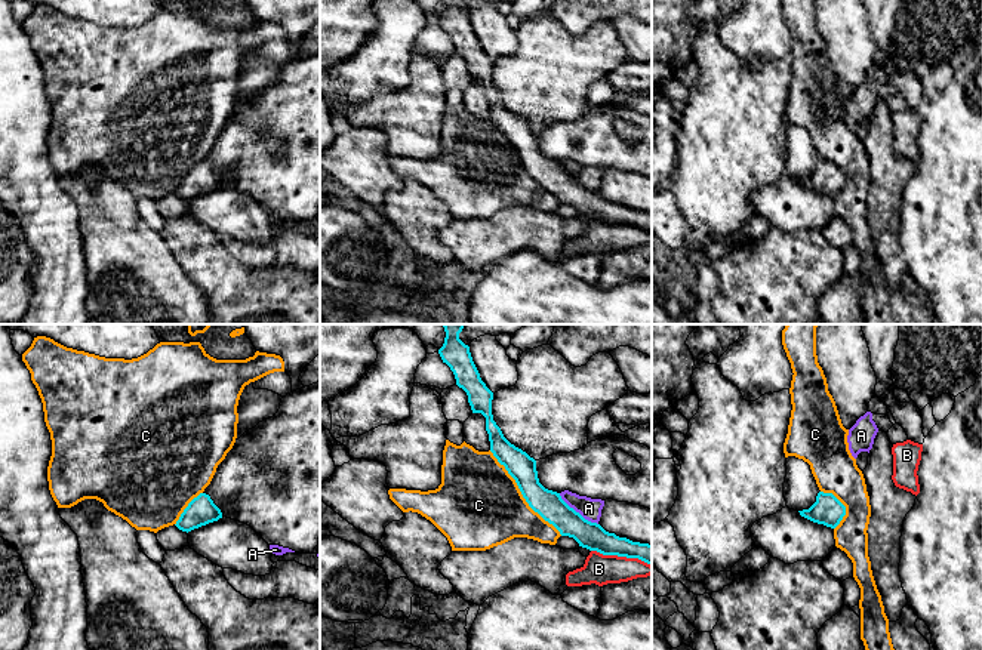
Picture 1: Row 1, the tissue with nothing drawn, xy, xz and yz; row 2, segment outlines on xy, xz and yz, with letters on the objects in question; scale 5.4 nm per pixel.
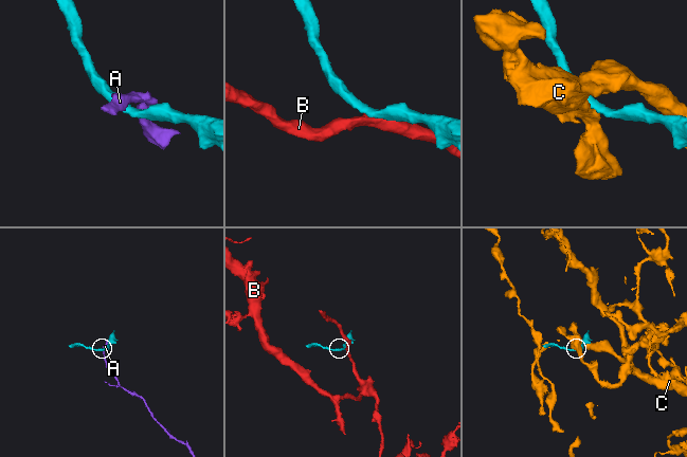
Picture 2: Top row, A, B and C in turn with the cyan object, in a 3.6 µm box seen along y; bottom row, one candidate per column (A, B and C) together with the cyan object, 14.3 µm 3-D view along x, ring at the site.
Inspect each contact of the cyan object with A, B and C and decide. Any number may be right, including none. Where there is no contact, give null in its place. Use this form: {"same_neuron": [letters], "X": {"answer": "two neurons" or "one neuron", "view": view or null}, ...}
{"same_neuron": [], "A": {"answer": "two neurons", "view": "xz"}, "B": {"answer": "two neurons", "view": "xz"}, "C": {"answer": "two neurons", "view": "xz"}}

